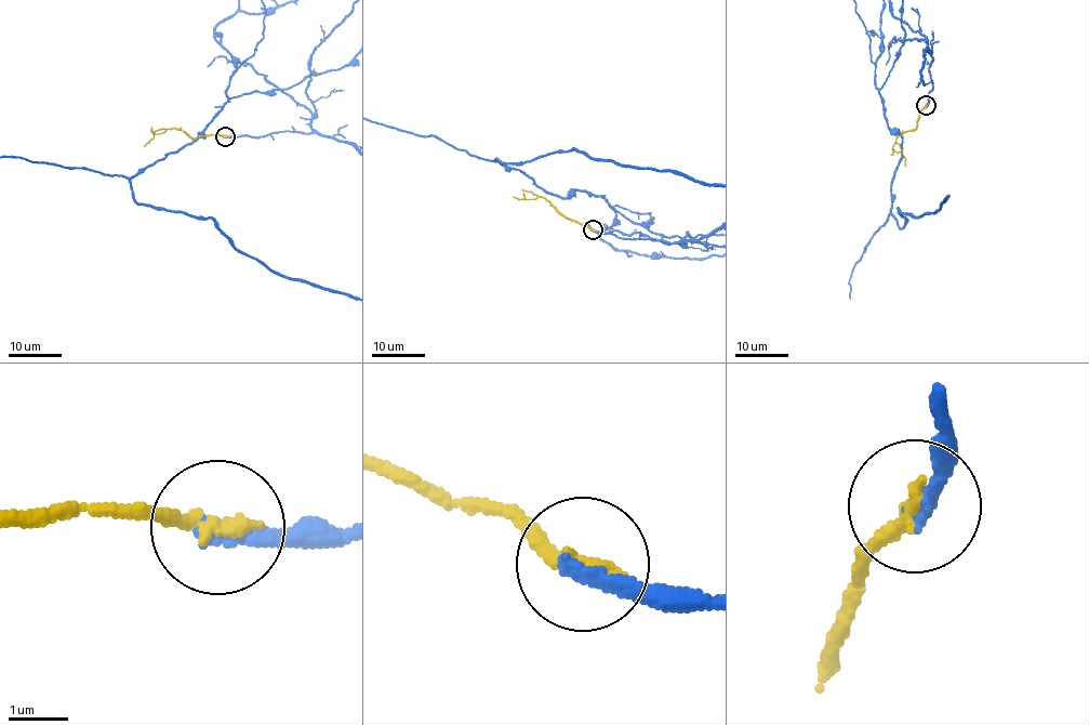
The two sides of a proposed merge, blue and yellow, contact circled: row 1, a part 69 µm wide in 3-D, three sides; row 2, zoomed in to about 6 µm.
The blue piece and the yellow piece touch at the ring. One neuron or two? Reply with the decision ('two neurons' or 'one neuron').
one neuron

